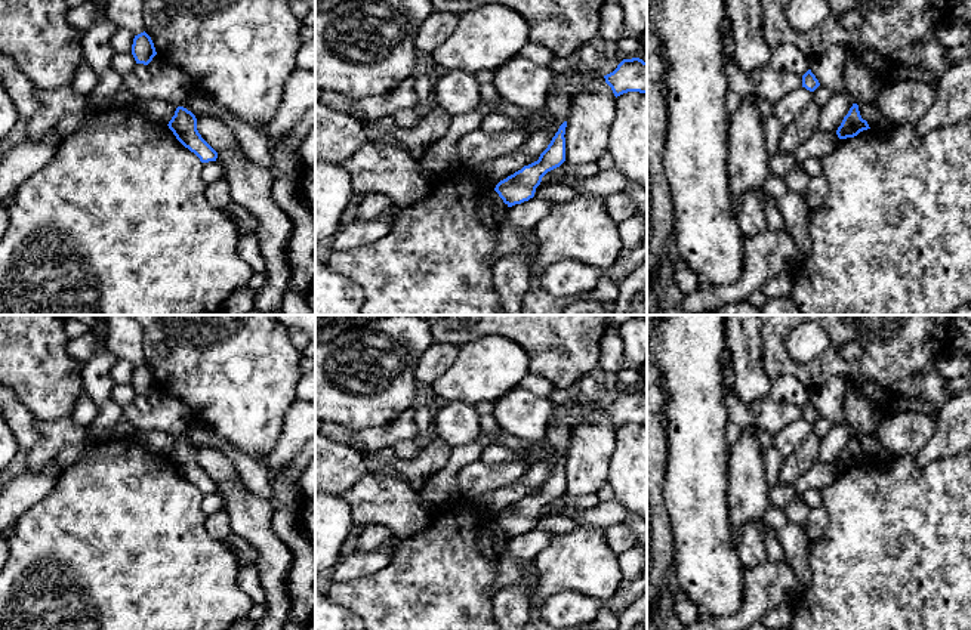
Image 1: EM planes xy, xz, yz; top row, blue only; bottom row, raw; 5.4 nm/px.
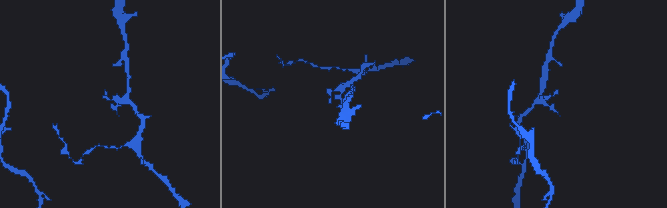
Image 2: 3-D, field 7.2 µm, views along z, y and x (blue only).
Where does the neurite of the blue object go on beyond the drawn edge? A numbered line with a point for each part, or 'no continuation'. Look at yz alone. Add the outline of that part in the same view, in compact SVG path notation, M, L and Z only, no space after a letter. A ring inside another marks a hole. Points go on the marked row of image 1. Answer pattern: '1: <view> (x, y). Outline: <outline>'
no continuation

